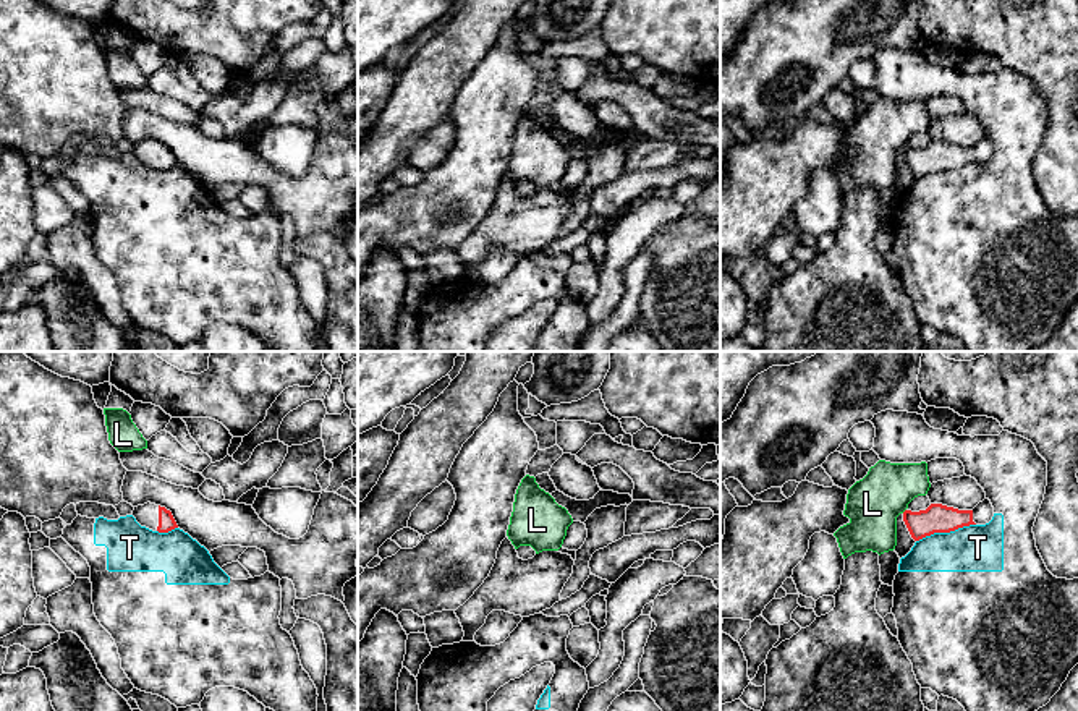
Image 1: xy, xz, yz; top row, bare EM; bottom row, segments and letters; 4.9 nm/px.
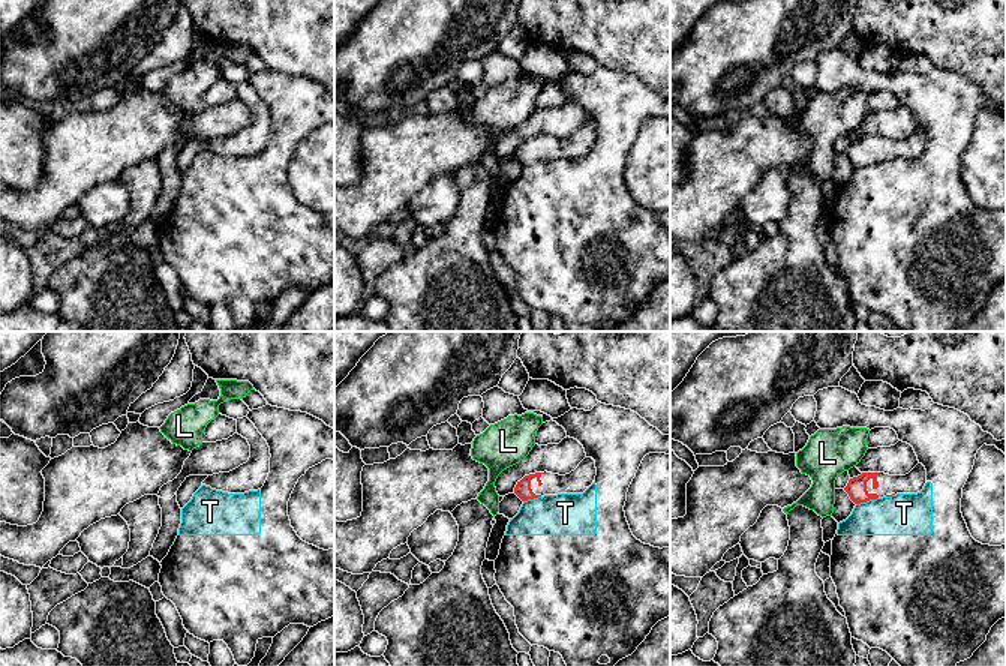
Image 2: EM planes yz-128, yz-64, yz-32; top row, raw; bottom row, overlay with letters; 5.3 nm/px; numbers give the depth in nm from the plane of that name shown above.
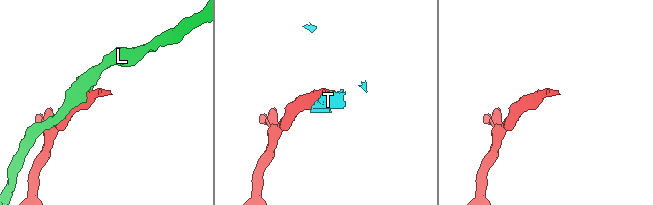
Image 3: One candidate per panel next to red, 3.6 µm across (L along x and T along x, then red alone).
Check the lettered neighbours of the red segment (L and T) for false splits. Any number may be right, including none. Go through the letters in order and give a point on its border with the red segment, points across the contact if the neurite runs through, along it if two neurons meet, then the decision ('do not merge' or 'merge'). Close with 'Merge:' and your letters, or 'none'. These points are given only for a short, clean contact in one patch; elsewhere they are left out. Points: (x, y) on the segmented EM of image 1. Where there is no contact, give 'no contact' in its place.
L: no contact; do not merge
T: contact yz (946, 532); do not merge
Merge: none

